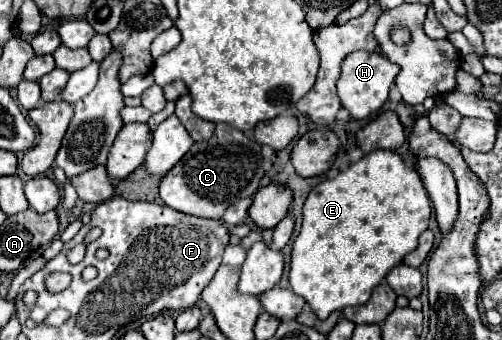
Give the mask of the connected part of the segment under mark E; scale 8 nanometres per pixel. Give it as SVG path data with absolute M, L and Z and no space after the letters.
M375 150L331 180L317 184L303 206L301 232L293 242L289 284L291 290L305 298L311 310L323 320L335 310L361 306L369 300L373 288L387 276L391 268L403 262L405 254L417 248L417 238L427 230L431 204L417 170L407 168L399 154L391 150Z

